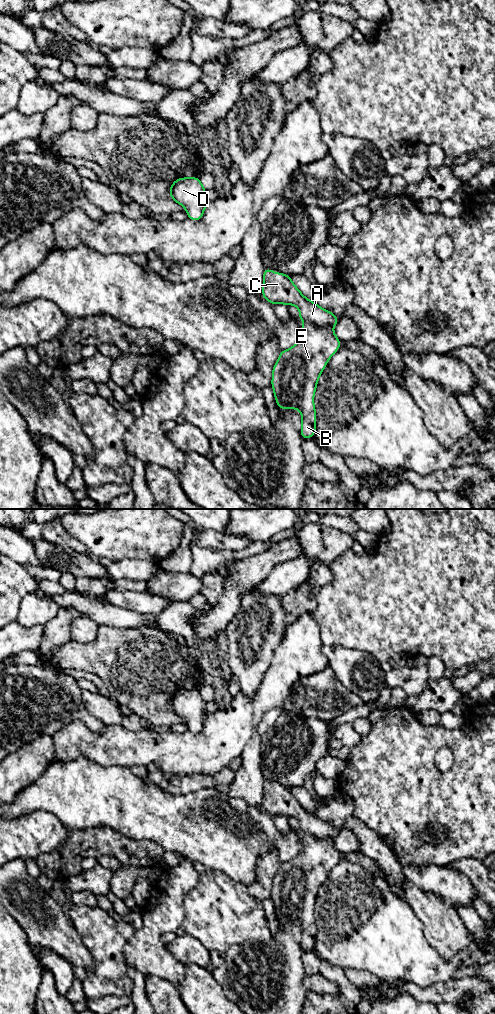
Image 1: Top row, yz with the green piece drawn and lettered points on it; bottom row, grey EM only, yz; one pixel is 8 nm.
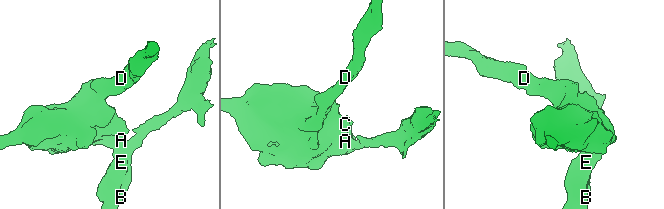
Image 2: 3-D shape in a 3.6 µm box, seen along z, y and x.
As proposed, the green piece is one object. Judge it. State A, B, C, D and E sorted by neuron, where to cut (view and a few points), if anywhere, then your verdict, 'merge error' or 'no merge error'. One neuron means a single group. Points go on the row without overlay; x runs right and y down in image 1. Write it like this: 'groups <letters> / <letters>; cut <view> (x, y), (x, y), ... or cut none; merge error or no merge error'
groups A C D / B E; cut yz (305, 834), (332, 840); merge error

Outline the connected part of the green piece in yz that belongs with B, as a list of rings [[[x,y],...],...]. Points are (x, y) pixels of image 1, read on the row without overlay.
[[[305,835],[301,841],[301,851],[287,862],[279,866],[272,881],[271,898],[274,903],[275,913],[279,921],[298,921],[301,924],[302,951],[312,950],[316,941],[316,922],[314,917],[314,906],[320,886],[326,879],[328,872],[340,860],[341,853],[333,844],[333,840],[315,838]]]

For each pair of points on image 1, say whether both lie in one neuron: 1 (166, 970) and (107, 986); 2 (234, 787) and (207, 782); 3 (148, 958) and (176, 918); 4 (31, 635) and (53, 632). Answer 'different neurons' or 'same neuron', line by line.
1: different neurons
2: different neurons
3: same neuron
4: different neurons

